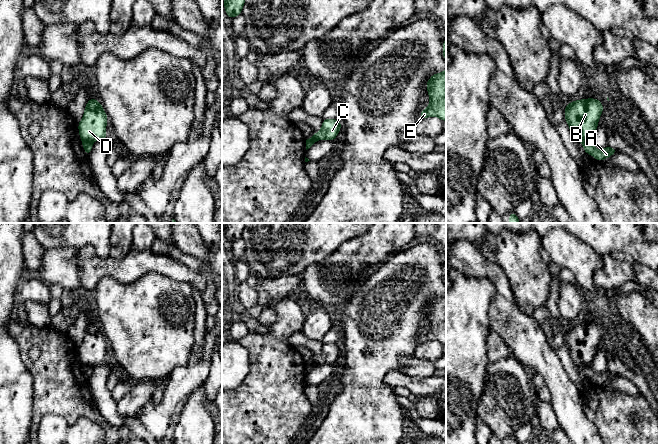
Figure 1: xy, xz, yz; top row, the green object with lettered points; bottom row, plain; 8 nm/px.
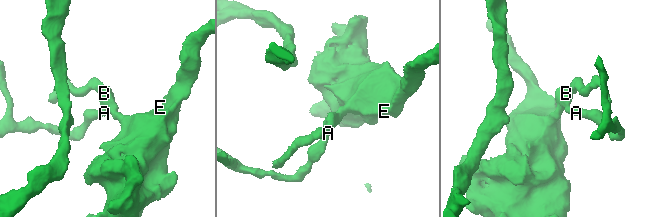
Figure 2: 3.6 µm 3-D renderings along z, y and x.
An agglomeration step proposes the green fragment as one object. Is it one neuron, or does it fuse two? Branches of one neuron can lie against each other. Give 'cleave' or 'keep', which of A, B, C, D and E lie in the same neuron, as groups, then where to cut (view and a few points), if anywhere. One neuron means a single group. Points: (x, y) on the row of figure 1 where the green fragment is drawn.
cleave; A / B C D E; cut in xy along (82, 140), (88, 140), (91, 143)

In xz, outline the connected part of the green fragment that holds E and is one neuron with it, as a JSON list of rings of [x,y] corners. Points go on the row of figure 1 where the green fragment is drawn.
[[[446,69],[438,74],[433,74],[426,83],[430,104],[422,110],[420,119],[437,116],[446,121]]]

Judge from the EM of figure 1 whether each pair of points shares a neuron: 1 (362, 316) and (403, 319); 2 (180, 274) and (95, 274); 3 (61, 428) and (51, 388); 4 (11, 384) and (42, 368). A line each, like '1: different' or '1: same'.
1: same
2: same
3: different
4: different

